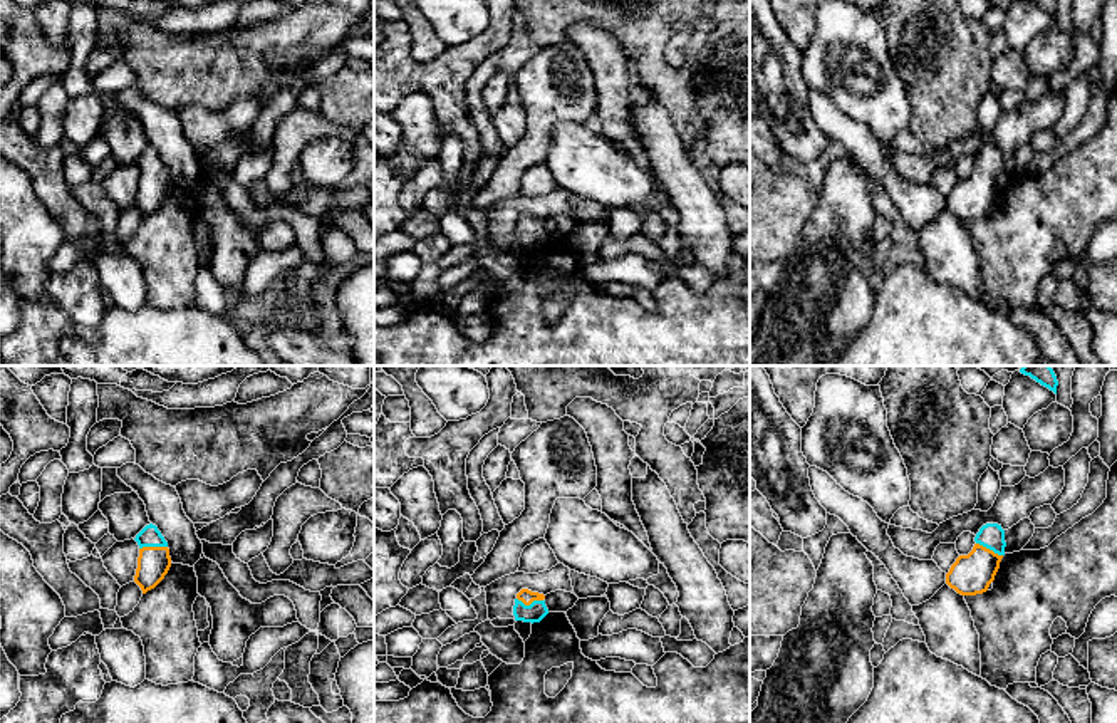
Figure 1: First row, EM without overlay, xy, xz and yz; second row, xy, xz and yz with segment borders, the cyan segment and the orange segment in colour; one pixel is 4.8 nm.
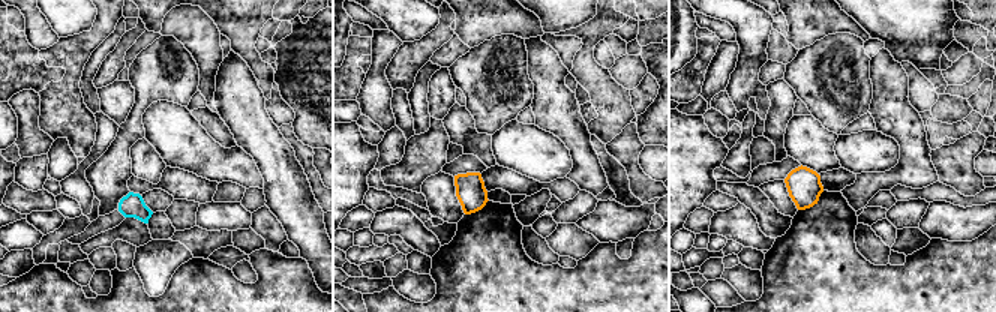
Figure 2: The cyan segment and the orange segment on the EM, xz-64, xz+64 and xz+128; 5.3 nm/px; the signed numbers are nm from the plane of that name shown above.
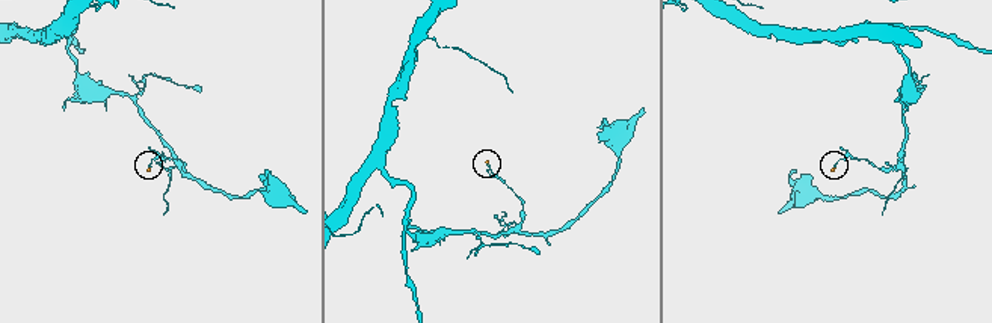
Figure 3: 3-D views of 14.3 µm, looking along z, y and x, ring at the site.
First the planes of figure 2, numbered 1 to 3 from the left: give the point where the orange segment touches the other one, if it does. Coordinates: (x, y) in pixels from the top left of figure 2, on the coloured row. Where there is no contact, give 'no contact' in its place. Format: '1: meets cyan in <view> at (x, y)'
1: no contact
2: no contact
3: no contact

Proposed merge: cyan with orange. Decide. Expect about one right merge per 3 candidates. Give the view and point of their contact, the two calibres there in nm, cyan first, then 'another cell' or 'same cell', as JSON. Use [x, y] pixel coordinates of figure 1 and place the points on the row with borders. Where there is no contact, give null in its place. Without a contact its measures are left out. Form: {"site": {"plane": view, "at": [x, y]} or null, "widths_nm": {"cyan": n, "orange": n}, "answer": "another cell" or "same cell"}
{"site": {"plane": "xy", "at": [153, 546]}, "widths_nm": {"cyan": 100, "orange": 160}, "answer": "same cell"}

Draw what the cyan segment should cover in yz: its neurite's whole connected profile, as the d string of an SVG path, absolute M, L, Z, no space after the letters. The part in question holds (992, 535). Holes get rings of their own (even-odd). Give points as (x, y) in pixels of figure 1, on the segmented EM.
M986 523L974 537L968 555L959 555L946 574L946 584L961 596L988 590L1005 555L1005 530L998 523Z

